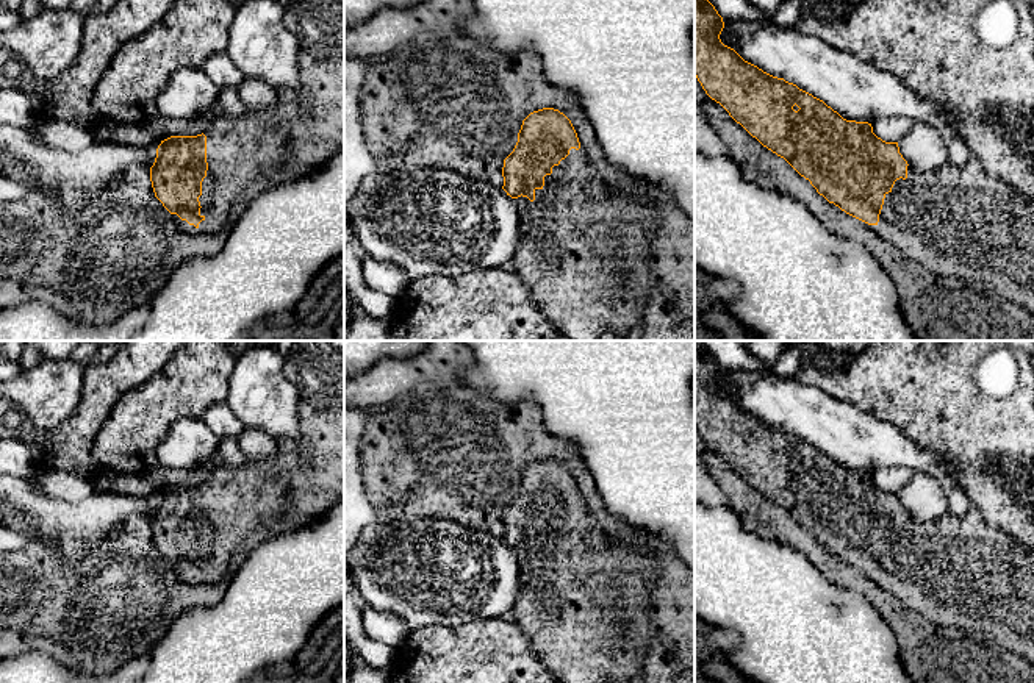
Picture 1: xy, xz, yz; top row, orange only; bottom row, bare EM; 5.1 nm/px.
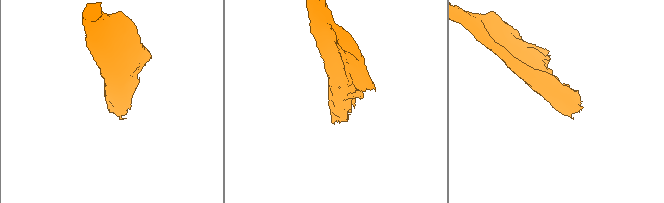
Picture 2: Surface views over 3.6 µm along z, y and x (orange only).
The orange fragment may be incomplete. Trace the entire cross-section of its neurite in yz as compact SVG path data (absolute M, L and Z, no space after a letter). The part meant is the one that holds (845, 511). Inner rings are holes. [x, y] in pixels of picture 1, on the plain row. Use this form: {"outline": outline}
{"outline": "M695 345L695 427L701 433L705 444L712 450L720 453L737 474L740 474L763 497L784 508L801 527L809 530L817 542L823 545L829 553L834 553L846 564L865 572L876 585L893 594L903 605L926 617L934 625L956 627L965 631L971 631L978 636L992 638L1004 650L1015 653L1017 656L1021 656L1028 663L1034 664L1034 550L1020 544L1014 536L992 527L982 517L981 511L973 505L968 514L962 519L948 513L945 517L934 522L917 522L899 503L898 492L885 492L878 488L873 483L871 474L846 470L823 450L799 439L796 434L785 431L784 428L773 427L757 416L745 411L734 399L721 392L720 384L723 378L723 367L718 364L715 356L707 349Z"}

